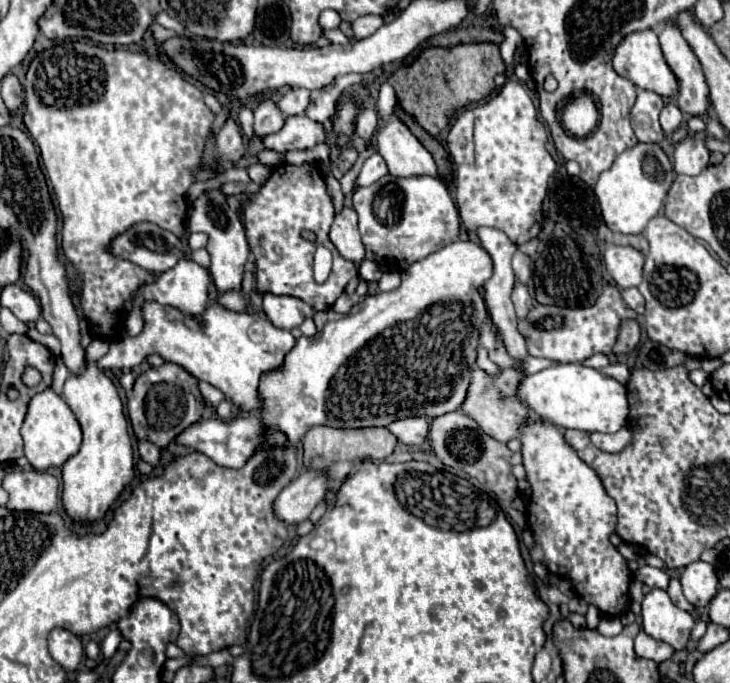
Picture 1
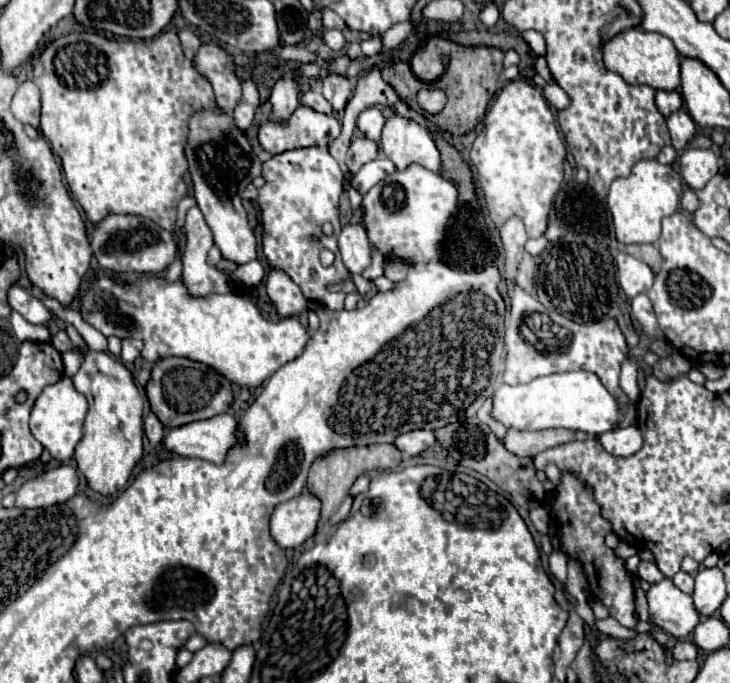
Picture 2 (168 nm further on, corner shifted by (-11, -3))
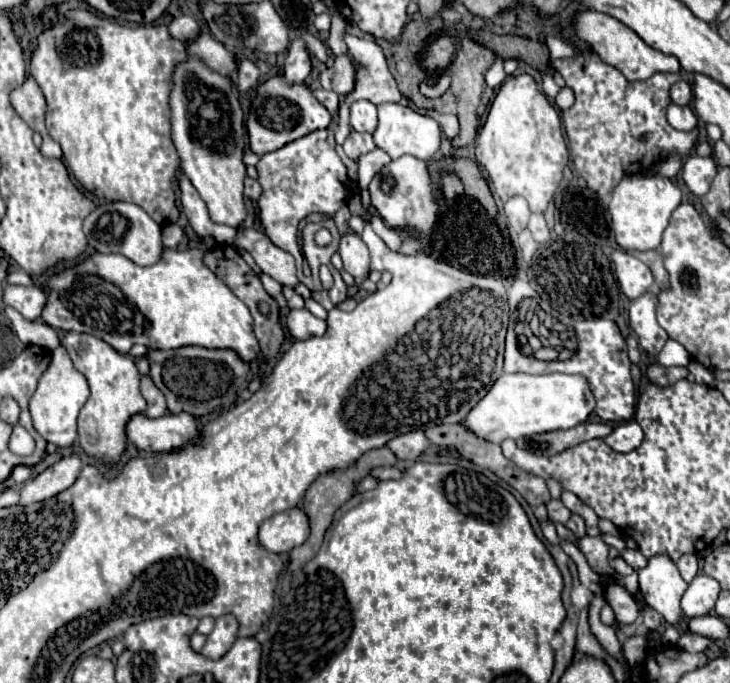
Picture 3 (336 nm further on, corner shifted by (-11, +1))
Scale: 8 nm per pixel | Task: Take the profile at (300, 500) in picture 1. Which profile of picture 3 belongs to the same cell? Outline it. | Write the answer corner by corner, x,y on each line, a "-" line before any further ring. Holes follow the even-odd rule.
289,509
287,513
277,513
269,517
259,527
259,545
271,553
289,553
307,541
309,525
307,515
301,509

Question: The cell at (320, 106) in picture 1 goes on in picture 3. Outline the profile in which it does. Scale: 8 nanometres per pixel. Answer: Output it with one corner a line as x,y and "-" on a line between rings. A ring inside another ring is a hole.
349,53
335,57
333,69
325,69
321,73
321,85
323,89
331,89
341,97
351,93
351,89
355,87
355,67
351,63

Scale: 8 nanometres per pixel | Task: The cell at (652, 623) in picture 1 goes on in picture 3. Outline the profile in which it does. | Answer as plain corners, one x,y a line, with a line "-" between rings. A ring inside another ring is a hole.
661,553
647,559
647,565
637,571
639,589
645,603
655,609
667,623
675,625
681,621
681,597
687,583
679,575
675,561

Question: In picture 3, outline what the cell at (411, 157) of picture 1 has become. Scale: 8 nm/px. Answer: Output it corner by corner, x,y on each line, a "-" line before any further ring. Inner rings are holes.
399,103
379,105
379,125
373,131
373,139
375,139
375,145
379,149
383,149
391,159
397,159
397,157
409,153
417,159
429,161
435,155
435,151
439,149
439,137
441,137
439,125
429,115
421,115

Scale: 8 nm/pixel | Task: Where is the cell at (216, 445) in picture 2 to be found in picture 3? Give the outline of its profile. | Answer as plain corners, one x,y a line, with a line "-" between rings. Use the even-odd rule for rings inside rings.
137,413
129,419
125,433
137,449
151,449
153,453
167,453
179,449
187,443
197,441
199,435
197,421
189,413
163,415
157,419
147,417
145,413

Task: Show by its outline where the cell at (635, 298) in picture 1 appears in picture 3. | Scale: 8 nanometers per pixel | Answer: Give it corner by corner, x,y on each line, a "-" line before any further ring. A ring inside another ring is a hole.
651,287
647,293
631,301
631,307
629,307
629,325
637,333
639,345
649,355
657,355
663,349
665,341
669,339
667,333
657,323
657,315
655,315
657,293
659,289

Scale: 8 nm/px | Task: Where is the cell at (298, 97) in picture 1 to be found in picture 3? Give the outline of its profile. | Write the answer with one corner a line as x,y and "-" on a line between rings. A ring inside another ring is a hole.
317,89
315,97
319,99
321,105
325,105
325,109
335,117
337,109
339,109
339,95
335,91
325,91
325,89

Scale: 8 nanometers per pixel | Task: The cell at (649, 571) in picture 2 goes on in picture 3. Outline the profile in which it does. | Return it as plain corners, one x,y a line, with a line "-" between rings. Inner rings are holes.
623,549
621,557
633,567
633,569
641,569
643,565
647,565
647,559
637,551
637,549

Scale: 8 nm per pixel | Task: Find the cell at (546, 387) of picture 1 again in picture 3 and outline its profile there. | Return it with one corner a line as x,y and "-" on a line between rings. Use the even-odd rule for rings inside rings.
513,373
501,375
487,395
467,413
461,425
489,443
501,443
505,439
519,439
537,433
549,433
557,429
571,429
583,423
595,409
587,381
583,377
549,373

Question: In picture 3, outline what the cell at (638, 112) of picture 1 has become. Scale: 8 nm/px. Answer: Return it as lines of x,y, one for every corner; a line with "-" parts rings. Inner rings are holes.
679,81
671,87
671,101
675,105
689,105
693,97
693,91
691,91
691,85
687,81

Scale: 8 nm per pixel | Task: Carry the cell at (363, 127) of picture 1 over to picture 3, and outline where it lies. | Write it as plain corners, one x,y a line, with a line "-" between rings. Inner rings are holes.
353,101
349,107
349,125
355,131
367,131
373,133
377,125
377,107
371,101

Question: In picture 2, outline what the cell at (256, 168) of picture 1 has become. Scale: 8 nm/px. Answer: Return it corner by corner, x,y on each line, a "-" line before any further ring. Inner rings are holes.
221,109
215,113
201,111
191,117
189,123
189,143
187,143
187,161
193,177
193,195
197,207
201,209
215,245
221,249
221,255
237,265
249,263
257,257
257,241
249,227
247,213
241,207
241,191
261,175
261,161
253,153
247,137
233,125
233,119

